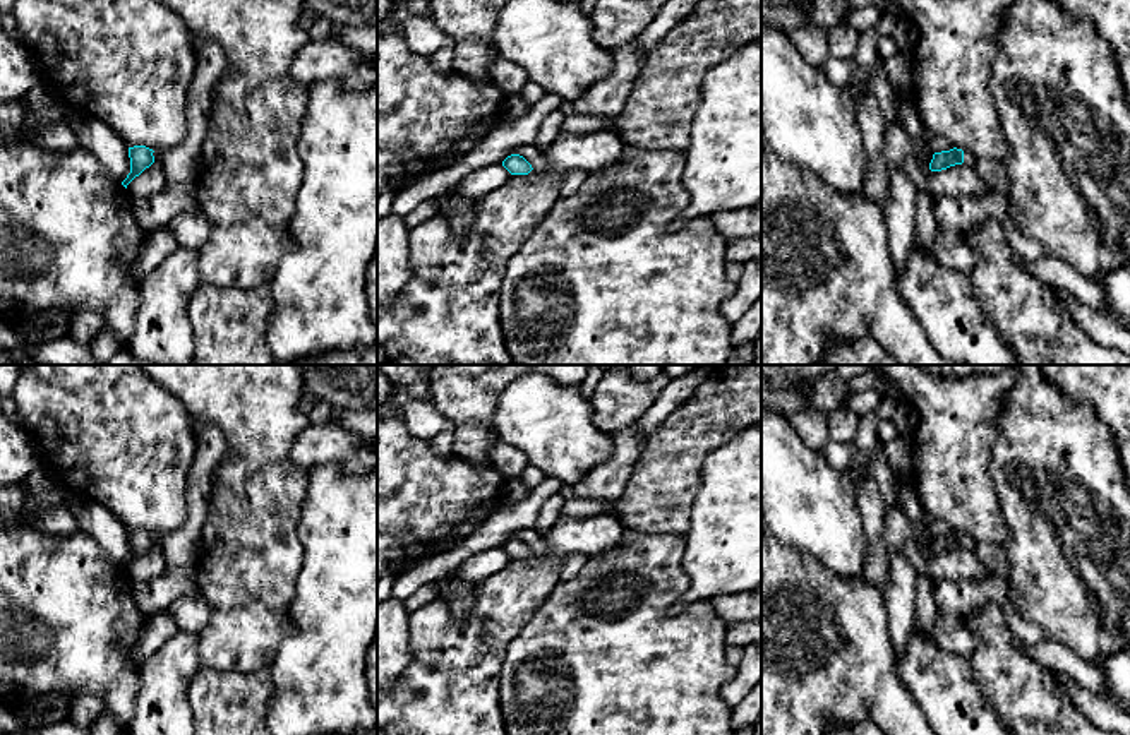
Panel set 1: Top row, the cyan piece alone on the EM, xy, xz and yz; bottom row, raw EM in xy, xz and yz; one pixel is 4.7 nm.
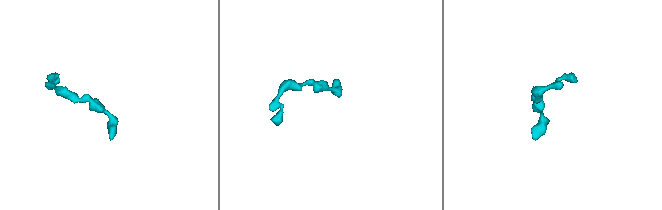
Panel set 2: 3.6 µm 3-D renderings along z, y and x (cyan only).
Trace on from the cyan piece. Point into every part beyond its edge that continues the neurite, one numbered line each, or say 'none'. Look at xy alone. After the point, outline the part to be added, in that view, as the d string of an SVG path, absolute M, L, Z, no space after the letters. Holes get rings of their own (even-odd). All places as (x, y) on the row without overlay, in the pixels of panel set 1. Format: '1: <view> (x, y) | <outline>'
1: xy (182, 547) | M206 423L197 432L199 447L189 471L187 519L175 531L153 536L163 550L166 569L190 567L201 557L201 531L209 511L209 497L216 468L228 452L219 427Z

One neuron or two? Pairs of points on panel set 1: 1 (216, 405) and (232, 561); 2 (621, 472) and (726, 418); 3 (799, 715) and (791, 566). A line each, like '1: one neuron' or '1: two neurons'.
1: one neuron
2: two neurons
3: one neuron

